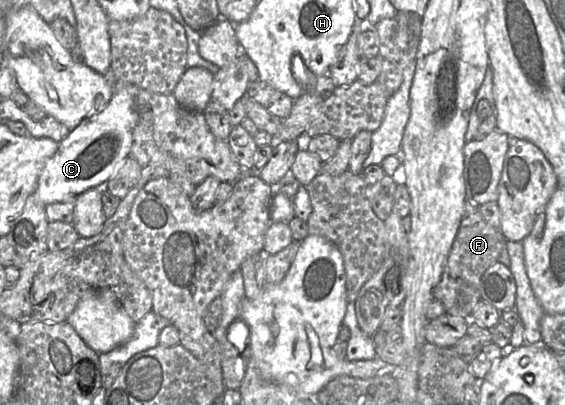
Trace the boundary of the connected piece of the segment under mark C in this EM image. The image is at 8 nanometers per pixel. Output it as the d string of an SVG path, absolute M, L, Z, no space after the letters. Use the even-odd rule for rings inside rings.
M115 87L108 106L88 115L59 143L57 152L46 161L39 175L35 195L44 204L76 200L76 197L94 187L104 187L122 162L130 156L133 129L137 114L131 93L124 87Z

